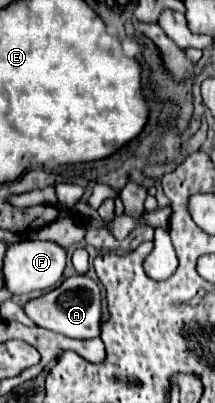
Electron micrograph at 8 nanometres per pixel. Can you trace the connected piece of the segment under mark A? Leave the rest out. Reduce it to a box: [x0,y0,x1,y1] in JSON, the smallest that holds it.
[24,274,102,340]

